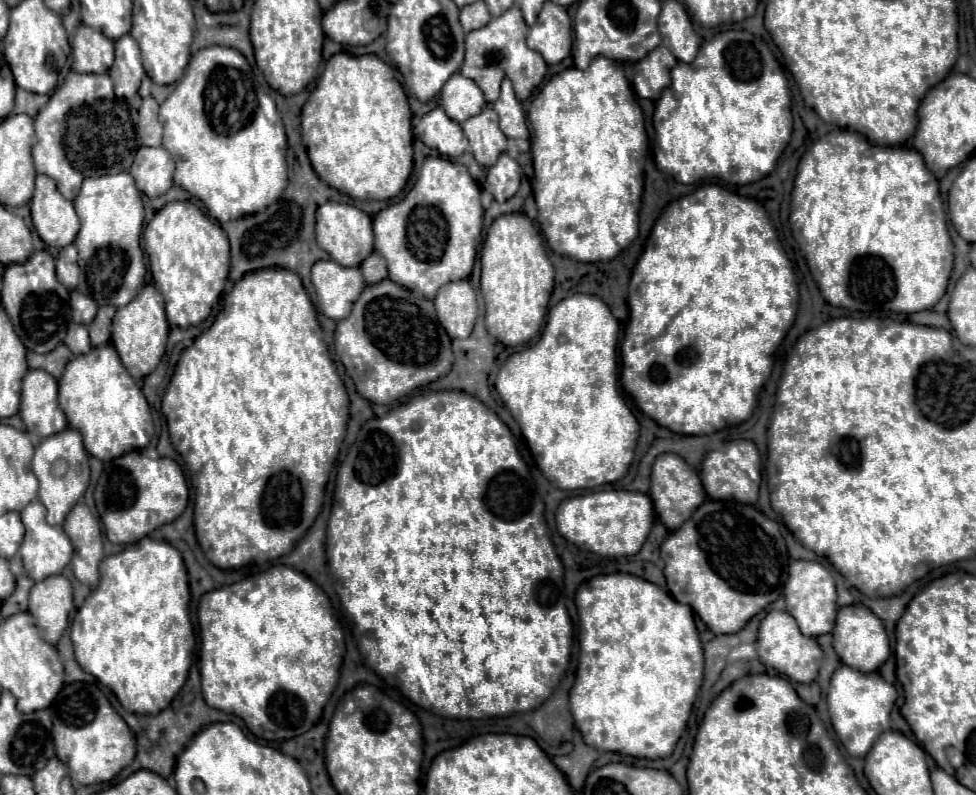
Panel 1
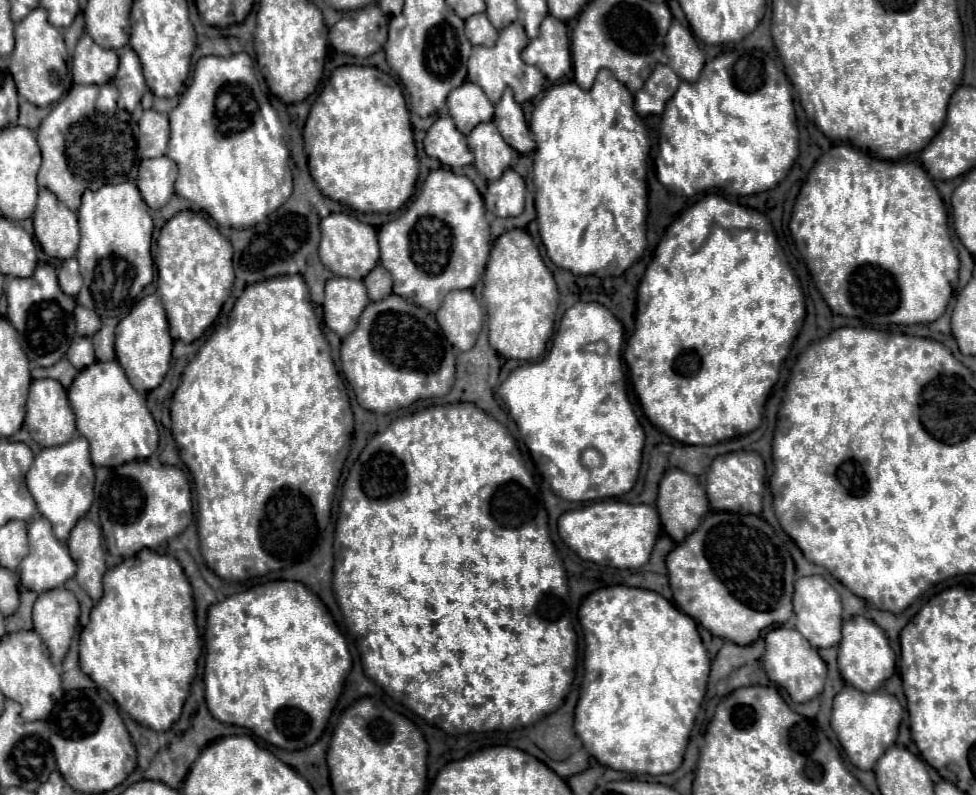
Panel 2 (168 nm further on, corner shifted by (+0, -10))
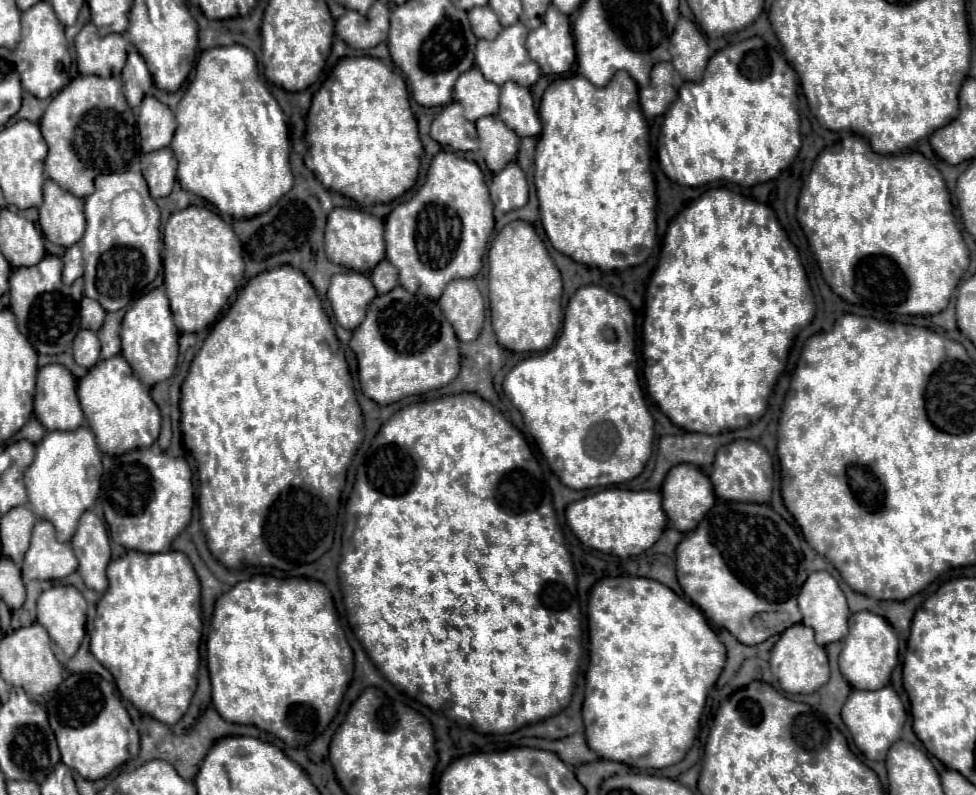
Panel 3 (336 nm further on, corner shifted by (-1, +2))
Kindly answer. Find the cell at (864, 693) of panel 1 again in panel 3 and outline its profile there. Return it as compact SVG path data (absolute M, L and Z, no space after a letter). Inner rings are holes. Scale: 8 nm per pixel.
M884 686L882 690L852 690L848 696L844 708L842 708L842 720L848 726L856 746L868 760L884 762L890 746L900 740L900 732L906 720L906 712L902 706L902 700L894 692L892 686Z

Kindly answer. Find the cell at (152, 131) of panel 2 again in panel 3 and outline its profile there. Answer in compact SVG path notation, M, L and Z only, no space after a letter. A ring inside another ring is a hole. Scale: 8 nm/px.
M146 96L138 114L138 130L142 138L142 152L166 148L172 142L176 130L172 110L154 96Z

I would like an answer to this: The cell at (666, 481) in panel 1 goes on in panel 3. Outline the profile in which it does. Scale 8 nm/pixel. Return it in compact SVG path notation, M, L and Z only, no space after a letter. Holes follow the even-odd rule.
M676 464L662 484L662 508L666 510L670 524L680 532L694 530L704 514L714 506L714 500L716 496L710 478L692 464Z

